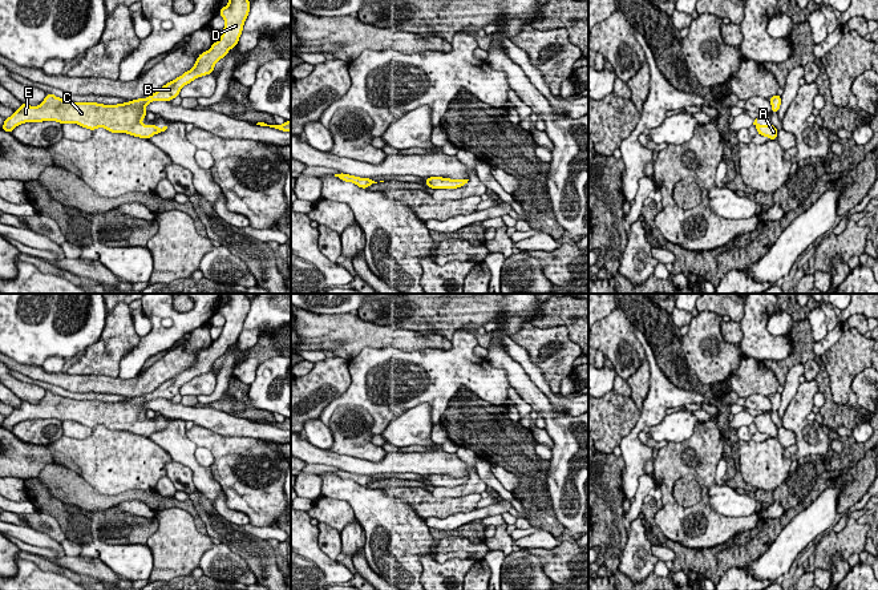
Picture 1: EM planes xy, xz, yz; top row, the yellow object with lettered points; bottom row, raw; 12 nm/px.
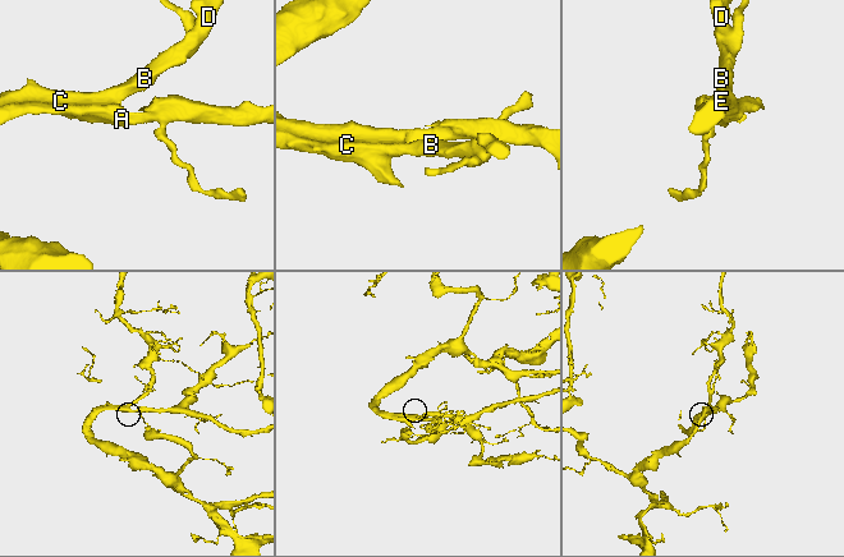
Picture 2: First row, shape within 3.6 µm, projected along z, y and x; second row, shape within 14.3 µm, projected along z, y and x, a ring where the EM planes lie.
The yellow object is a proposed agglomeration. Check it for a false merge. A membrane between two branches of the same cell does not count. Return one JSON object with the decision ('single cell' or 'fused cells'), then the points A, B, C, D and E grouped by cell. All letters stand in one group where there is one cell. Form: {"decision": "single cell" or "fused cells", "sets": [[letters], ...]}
{"decision": "single cell", "sets": [["A", "B", "C", "D", "E"]]}

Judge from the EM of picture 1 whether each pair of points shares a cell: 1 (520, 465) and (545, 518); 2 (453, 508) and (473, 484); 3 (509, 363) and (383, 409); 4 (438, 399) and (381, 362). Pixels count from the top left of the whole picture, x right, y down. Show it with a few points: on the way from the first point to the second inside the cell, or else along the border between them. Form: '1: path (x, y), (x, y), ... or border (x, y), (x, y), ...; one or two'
1: path (533, 479), (535, 481), (535, 501), (538, 505); one
2: border (480, 493), (453, 497), (432, 496); two
3: border (485, 359), (492, 366), (506, 372), (510, 386); two
4: path (424, 384), (419, 379), (399, 379), (396, 376); one

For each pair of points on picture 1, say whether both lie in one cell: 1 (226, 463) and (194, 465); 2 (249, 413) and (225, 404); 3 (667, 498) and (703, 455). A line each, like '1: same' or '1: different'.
1: different
2: same
3: same

